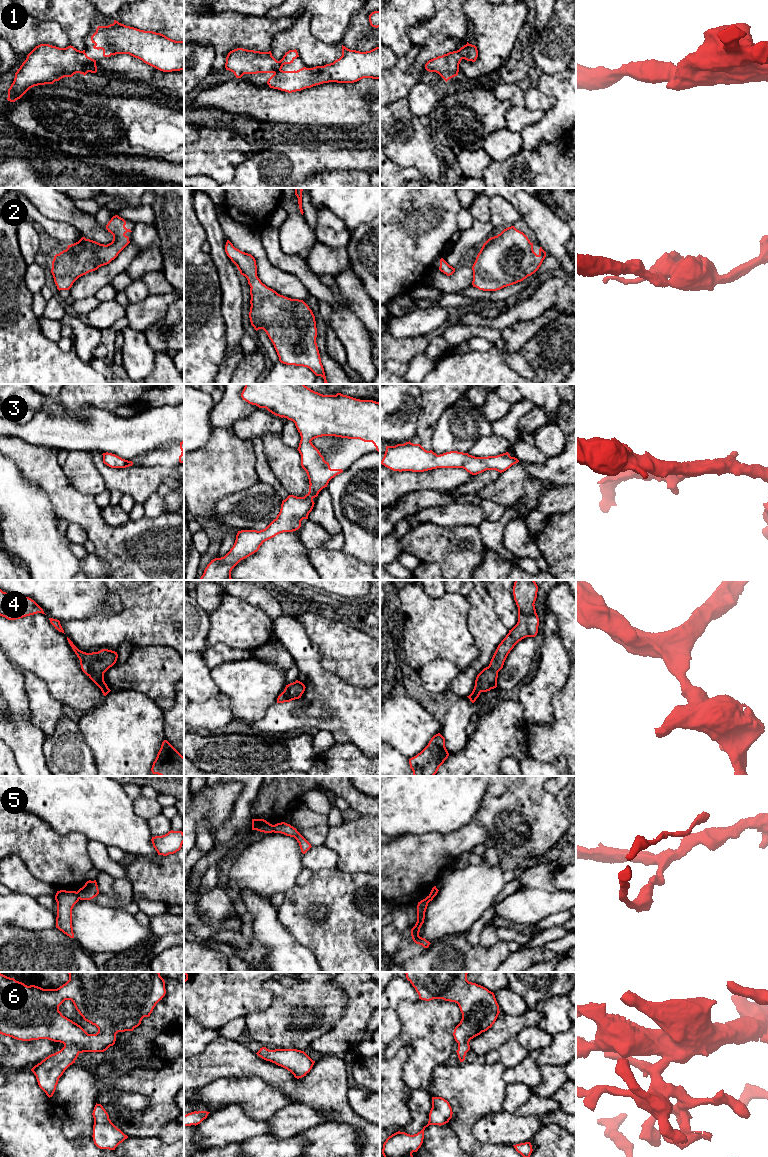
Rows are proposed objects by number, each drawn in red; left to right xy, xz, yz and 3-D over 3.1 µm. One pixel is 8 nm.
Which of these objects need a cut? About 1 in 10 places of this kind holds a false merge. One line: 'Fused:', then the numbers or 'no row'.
Fused: 5

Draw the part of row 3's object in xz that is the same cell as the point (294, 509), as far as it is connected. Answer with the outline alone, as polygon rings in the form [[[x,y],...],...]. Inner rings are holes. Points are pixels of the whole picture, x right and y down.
[[[245,384],[241,393],[243,400],[259,408],[266,408],[272,414],[287,418],[295,423],[301,440],[298,451],[301,455],[301,466],[309,479],[309,492],[304,497],[289,495],[282,501],[277,517],[263,530],[241,530],[230,551],[221,558],[215,558],[207,565],[199,580],[231,580],[232,569],[243,559],[257,552],[267,540],[283,532],[293,532],[301,527],[301,521],[308,519],[314,507],[313,499],[327,487],[329,481],[343,472],[342,469],[331,469],[312,440],[322,436],[335,436],[348,439],[360,439],[372,442],[380,452],[380,403],[373,400],[360,400],[341,393],[323,395],[304,384]]]

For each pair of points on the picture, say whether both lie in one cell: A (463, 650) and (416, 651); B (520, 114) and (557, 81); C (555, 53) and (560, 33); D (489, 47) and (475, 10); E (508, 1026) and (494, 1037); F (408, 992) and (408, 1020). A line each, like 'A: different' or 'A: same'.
A: same
B: different
C: same
D: same
E: same
F: different

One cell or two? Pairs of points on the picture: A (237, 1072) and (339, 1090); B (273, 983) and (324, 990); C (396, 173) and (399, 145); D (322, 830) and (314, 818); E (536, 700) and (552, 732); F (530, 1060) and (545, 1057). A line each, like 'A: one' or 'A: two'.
A: one
B: one
C: two
D: two
E: two
F: two

